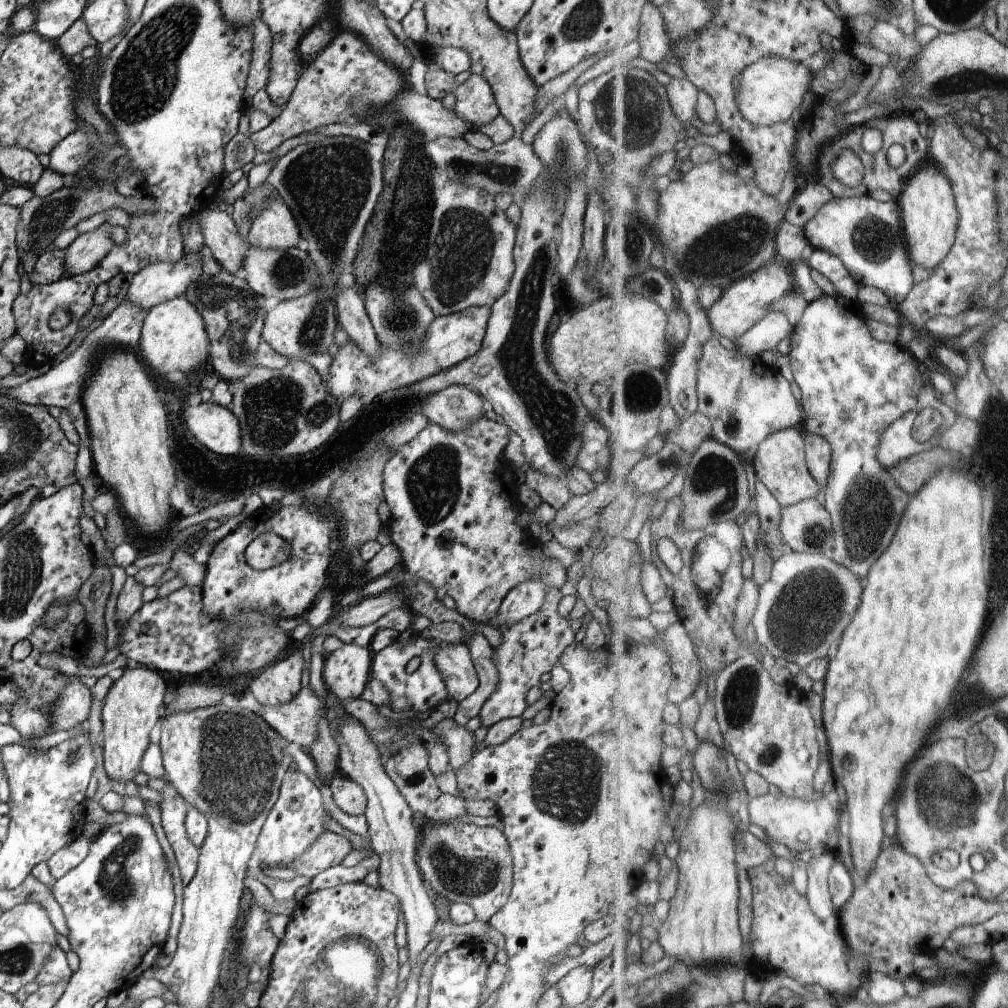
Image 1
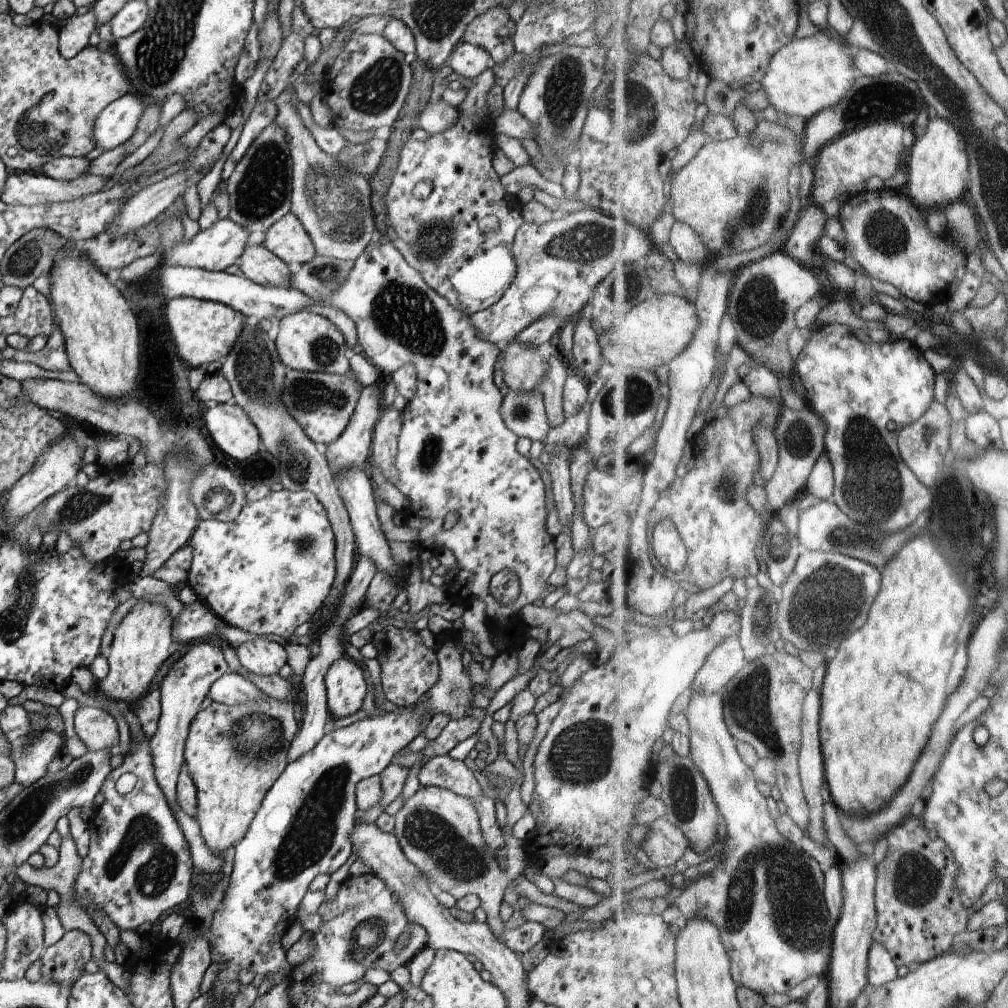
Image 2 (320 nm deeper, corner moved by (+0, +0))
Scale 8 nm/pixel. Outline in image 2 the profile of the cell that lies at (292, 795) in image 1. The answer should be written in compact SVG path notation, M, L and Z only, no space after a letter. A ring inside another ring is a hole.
M446 635L445 637L439 638L438 647L436 648L437 661L439 662L439 679L427 690L426 700L424 703L418 703L416 708L411 707L398 707L397 710L392 712L385 712L382 715L372 715L369 717L362 718L362 720L356 721L348 726L341 727L337 730L330 731L326 733L317 743L316 746L312 747L310 752L304 753L304 756L301 756L298 760L288 763L284 772L276 779L276 782L268 789L266 796L262 799L260 808L256 813L256 816L252 819L250 826L248 827L248 832L244 835L244 838L240 842L234 844L233 849L235 850L235 859L233 860L233 870L231 874L231 883L227 888L223 905L213 914L212 922L210 924L210 929L208 931L208 939L210 940L210 948L212 954L212 963L224 962L224 969L220 971L217 975L213 985L213 992L211 995L213 999L220 999L224 1004L228 1003L231 1006L233 1001L233 996L238 994L238 989L240 982L237 980L238 973L241 970L251 970L254 973L264 972L265 975L268 975L270 972L280 972L283 974L284 978L290 978L290 974L293 971L293 966L288 962L288 959L285 956L285 951L282 949L282 936L284 932L289 927L290 924L296 922L297 919L297 910L300 902L304 898L304 895L308 892L308 886L310 882L318 876L318 874L328 874L331 875L333 872L336 872L342 864L348 860L352 850L352 841L351 841L351 832L353 826L355 825L356 816L359 814L357 806L355 805L355 786L362 780L374 775L379 775L389 764L390 760L400 752L400 750L406 748L416 736L420 735L421 727L423 726L422 716L425 713L429 713L432 718L436 715L445 714L450 720L457 721L466 717L466 712L468 708L472 706L471 700L472 695L476 689L482 690L479 687L475 687L472 684L470 675L464 671L464 664L462 663L462 653L465 650L470 648L459 648L455 644L456 639L453 639L452 635Z

